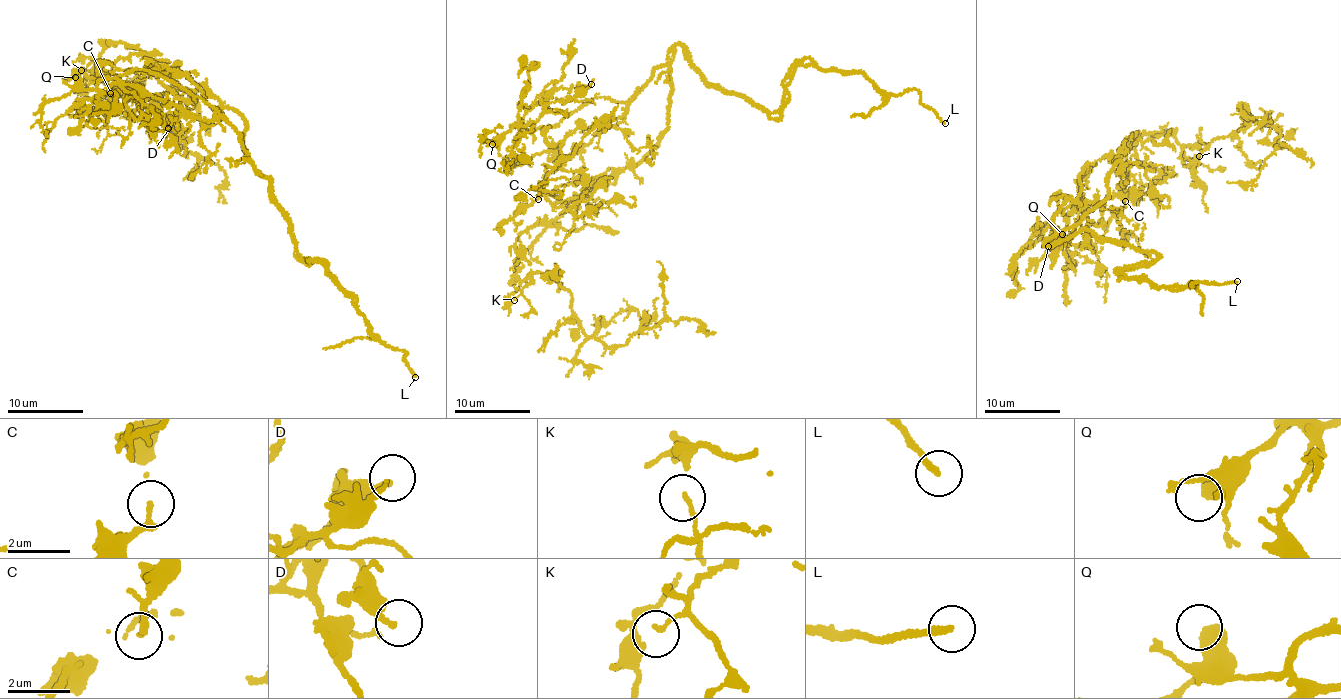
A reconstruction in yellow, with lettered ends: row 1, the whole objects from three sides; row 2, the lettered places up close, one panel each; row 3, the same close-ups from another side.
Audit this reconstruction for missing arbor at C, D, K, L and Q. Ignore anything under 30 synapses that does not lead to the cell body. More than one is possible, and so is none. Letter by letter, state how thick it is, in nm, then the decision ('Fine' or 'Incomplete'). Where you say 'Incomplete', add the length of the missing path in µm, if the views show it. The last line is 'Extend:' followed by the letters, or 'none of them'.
C: Thickness 200 nm. Incomplete. Missing length about 20 µm
D: Thickness 240 nm. Fine
K: Thickness 80 nm. Fine
L: Thickness 200 nm. Incomplete. Missing length about 100 µm
Q: Thickness 550 nm. Fine
Extend: C, L

